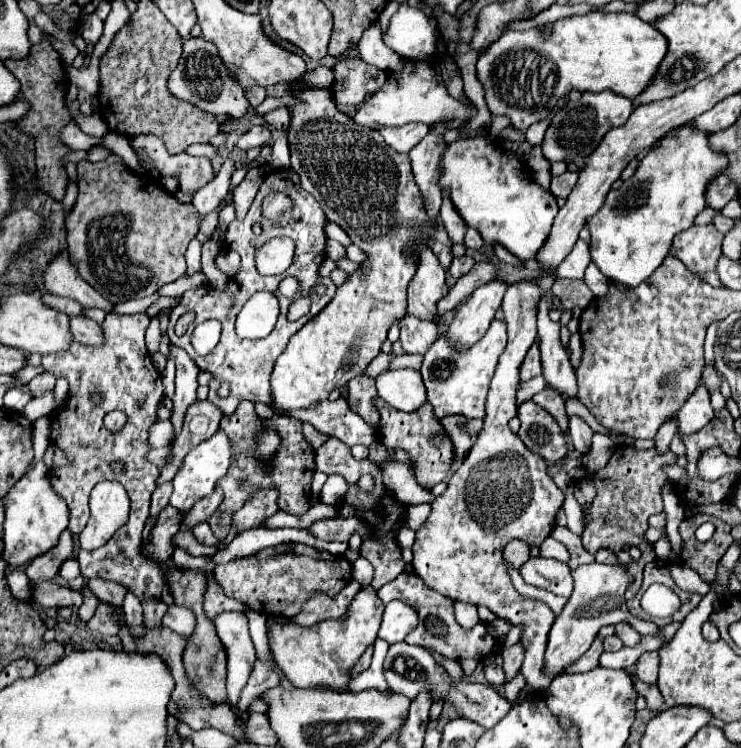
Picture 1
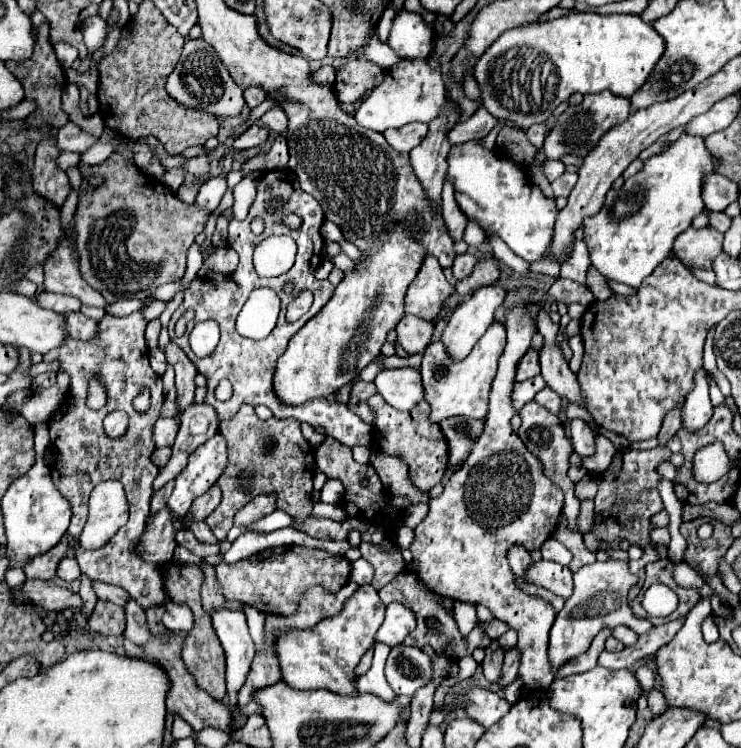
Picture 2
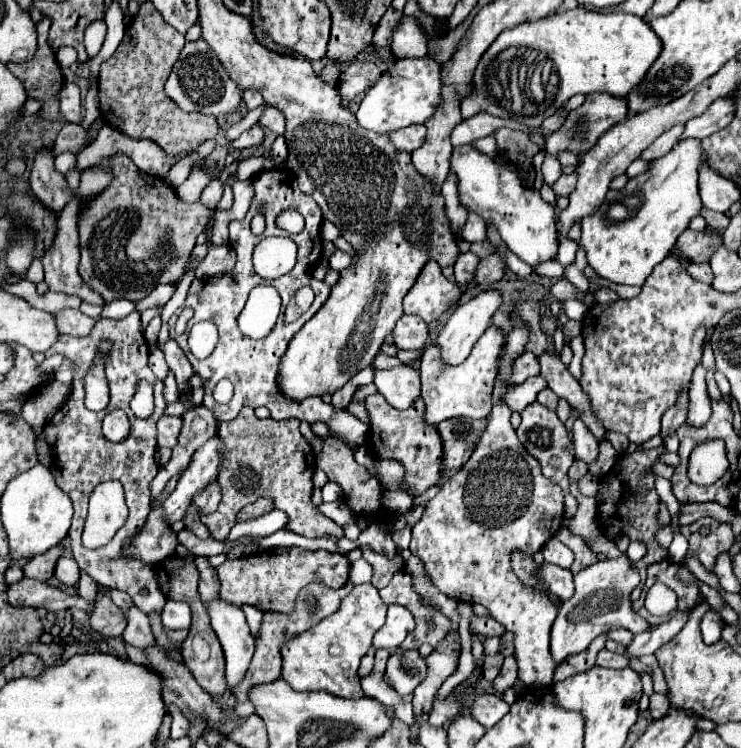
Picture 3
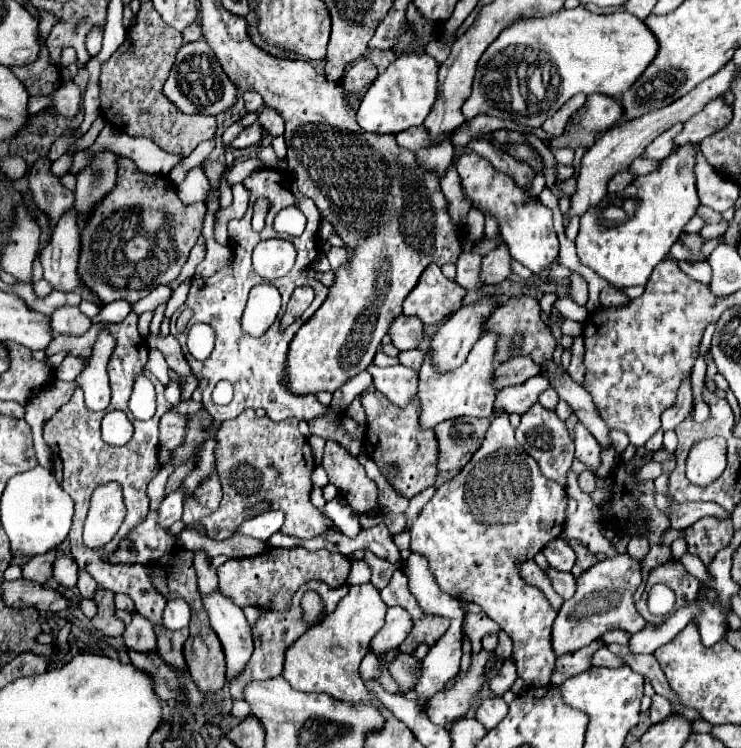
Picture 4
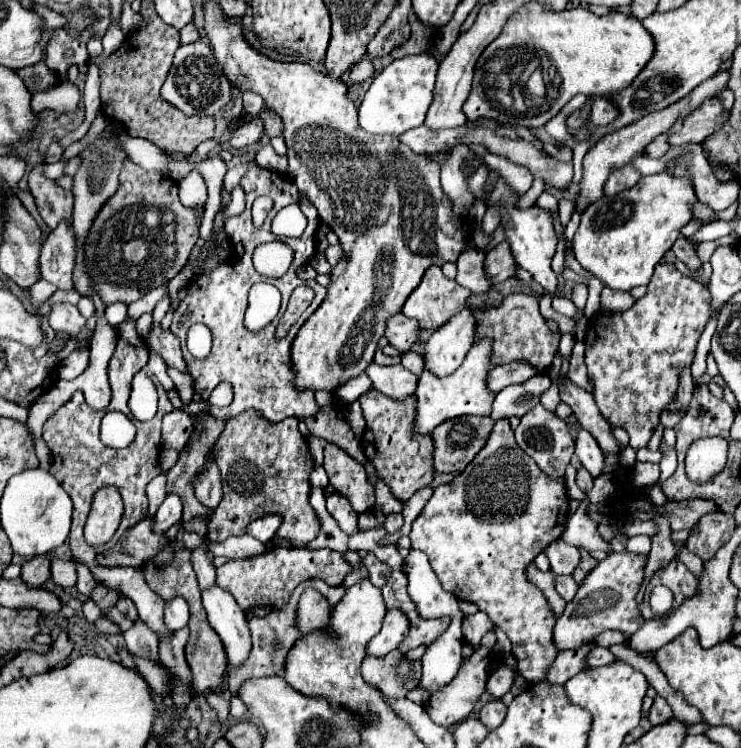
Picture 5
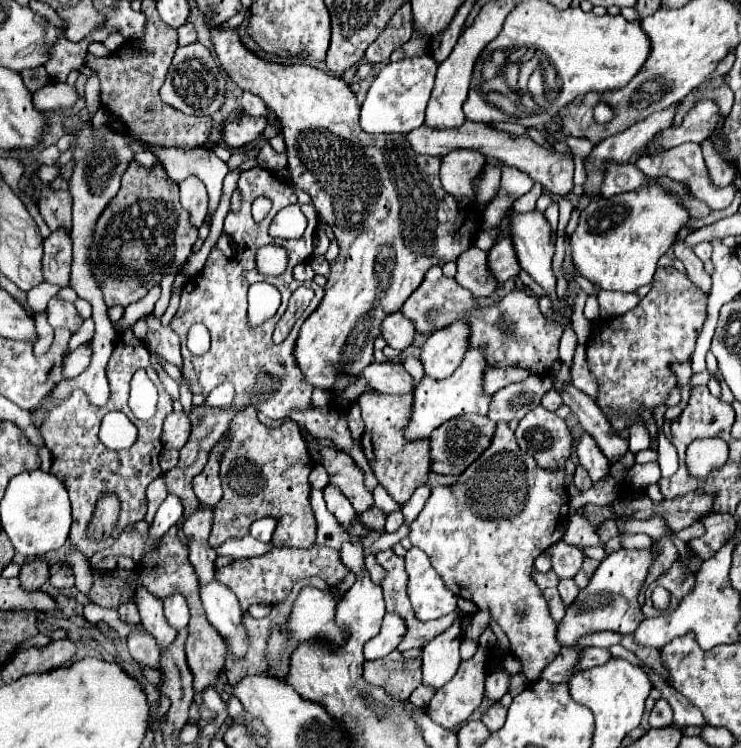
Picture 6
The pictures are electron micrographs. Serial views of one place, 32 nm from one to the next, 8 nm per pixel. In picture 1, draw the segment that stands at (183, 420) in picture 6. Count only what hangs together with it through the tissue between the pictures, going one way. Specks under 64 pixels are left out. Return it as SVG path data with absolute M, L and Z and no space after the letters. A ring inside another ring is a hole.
M169 419L155 422L152 432L150 432L150 444L152 444L152 448L166 446L168 438L172 438L172 436L174 436L174 428Z

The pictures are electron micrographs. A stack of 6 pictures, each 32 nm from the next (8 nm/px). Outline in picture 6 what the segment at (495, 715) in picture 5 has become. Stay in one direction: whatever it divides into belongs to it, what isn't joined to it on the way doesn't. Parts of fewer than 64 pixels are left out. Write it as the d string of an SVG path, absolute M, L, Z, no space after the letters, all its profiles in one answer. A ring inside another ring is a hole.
M498 702L482 716L482 722L486 724L486 728L490 732L496 732L504 726L504 720L506 720L506 708L502 708Z

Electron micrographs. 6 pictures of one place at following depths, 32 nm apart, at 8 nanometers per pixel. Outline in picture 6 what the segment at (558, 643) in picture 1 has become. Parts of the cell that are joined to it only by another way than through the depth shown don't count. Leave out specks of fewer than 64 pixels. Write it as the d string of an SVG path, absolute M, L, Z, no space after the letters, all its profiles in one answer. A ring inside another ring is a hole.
M654 542L640 550L618 550L606 556L594 572L588 588L580 590L576 602L566 610L564 620L558 624L558 640L562 646L572 646L580 636L612 630L618 634L634 634L644 614L638 604L638 594L648 576L648 570L656 558Z

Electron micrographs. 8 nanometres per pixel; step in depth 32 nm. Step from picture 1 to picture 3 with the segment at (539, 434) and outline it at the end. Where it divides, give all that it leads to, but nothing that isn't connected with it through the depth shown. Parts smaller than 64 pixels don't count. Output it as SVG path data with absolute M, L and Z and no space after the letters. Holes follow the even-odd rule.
M530 404L524 412L522 412L522 424L516 430L518 440L524 444L524 448L528 450L528 454L532 454L540 466L542 466L542 474L546 478L550 478L552 482L556 482L558 486L562 486L565 496L564 516L570 519L570 516L578 509L578 502L570 496L570 480L568 478L568 468L574 462L574 444L564 428L564 424L558 420L556 412L544 408L542 404Z

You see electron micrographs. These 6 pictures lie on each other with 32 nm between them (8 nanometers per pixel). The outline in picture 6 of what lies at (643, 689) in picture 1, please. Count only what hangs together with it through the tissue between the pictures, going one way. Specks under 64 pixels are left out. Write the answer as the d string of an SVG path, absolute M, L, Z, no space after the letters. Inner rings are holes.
M660 698L650 714L650 728L666 728L666 726L672 726L674 720L672 720L672 708L670 704Z

